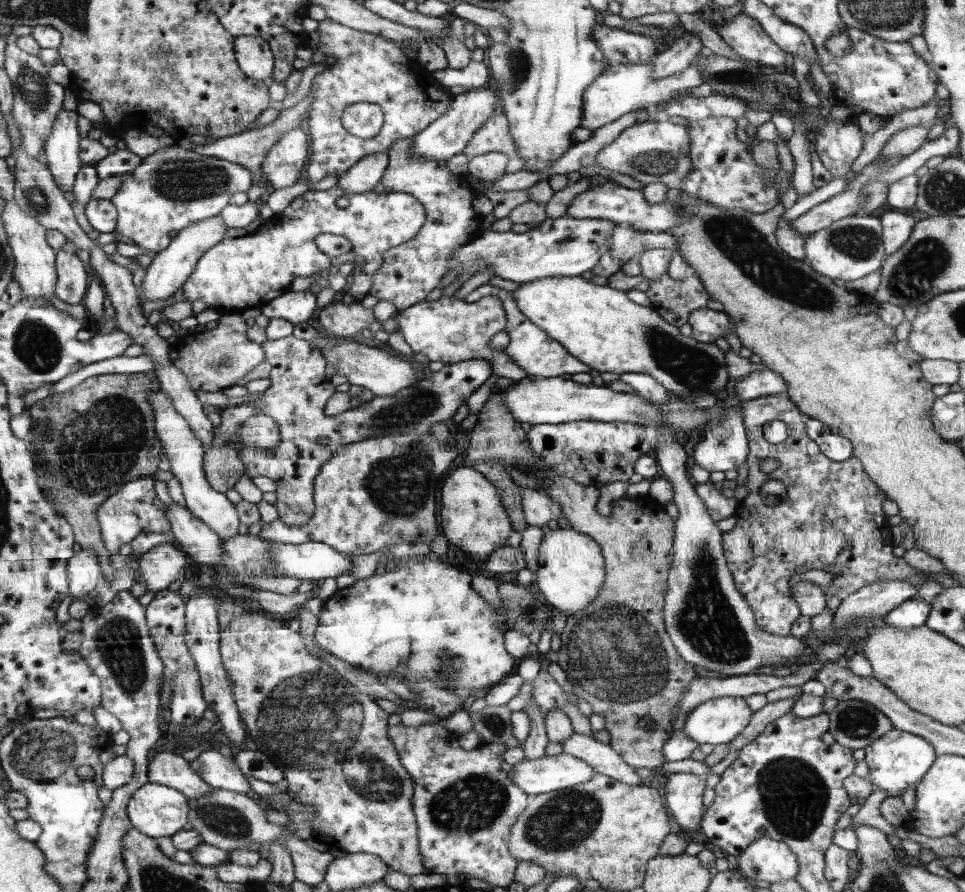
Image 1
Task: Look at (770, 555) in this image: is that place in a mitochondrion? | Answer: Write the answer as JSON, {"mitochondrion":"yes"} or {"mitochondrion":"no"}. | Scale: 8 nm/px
{"mitochondrion":"no"}

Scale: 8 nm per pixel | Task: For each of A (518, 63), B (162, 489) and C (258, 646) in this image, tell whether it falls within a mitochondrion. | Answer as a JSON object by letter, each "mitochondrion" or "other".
{"A":"mitochondrion","B":"other","C":"other"}

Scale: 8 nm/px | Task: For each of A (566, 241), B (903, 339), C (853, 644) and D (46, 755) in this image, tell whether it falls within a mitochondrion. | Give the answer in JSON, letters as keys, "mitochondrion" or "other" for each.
{"A":"mitochondrion","B":"other","C":"other","D":"mitochondrion"}

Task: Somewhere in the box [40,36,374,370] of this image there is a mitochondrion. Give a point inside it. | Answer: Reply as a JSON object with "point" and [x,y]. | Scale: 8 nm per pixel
{"point":[179,181]}

